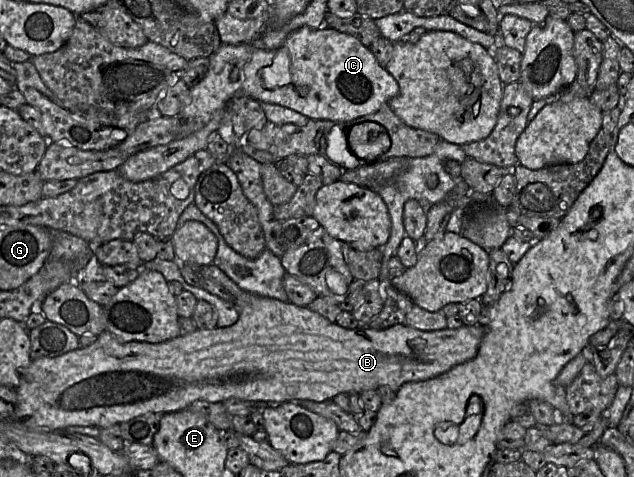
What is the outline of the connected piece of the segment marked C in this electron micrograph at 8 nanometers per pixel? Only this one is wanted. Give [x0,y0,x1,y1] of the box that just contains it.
[236,26,398,122]

